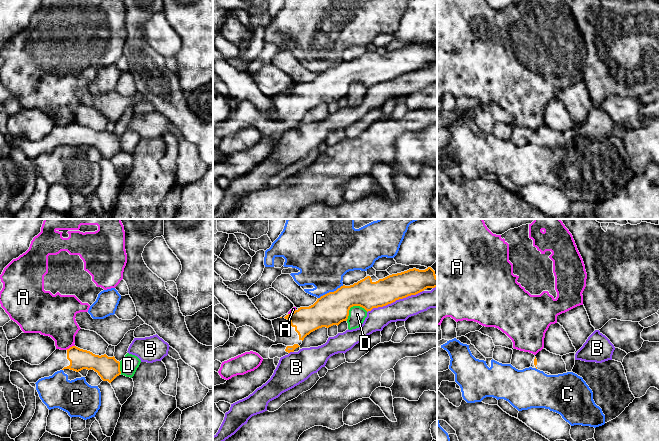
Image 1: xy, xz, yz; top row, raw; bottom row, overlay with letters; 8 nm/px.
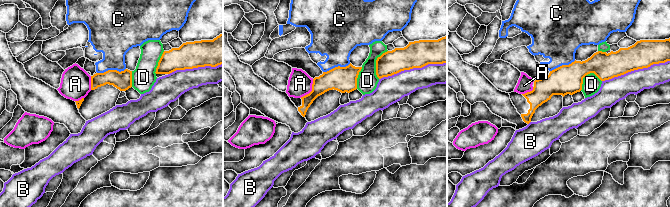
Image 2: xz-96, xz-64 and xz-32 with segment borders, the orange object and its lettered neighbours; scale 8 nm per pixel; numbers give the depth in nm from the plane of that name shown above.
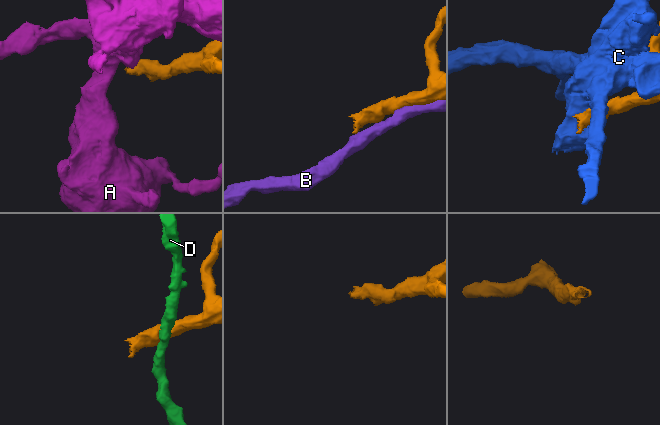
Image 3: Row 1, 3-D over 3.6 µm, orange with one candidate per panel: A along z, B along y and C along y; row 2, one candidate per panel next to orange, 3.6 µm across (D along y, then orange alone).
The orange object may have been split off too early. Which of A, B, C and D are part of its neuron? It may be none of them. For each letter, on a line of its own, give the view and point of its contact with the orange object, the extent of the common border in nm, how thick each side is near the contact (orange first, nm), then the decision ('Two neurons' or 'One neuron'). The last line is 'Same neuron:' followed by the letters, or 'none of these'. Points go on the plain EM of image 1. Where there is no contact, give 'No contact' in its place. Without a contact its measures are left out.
A: Touches orange at xy (70, 123). Shared border 80 nm. Thickness 170 nm (orange) against 280 nm. Two neurons
B: Touches orange at xz (395, 76). Shared border 480 nm. Thickness 220 nm (orange) against 170 nm. Two neurons
C: Touches orange at xz (330, 68). Shared border 240 nm. Thickness 260 nm (orange) against 400 nm. Two neurons
D: Touches orange at xz (352, 82). Shared border 190 nm. Thickness 260 nm (orange) against 140 nm. Two neurons
Same neuron: none of these

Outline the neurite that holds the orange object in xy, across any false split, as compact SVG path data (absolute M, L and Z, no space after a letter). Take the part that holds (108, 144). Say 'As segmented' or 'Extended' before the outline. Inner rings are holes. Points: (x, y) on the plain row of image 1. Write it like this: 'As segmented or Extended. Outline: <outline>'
Extended. Outline: M72 122L67 126L56 125L39 141L31 141L24 136L14 137L10 146L20 148L29 159L52 152L55 148L70 145L79 148L83 145L94 146L103 157L111 159L121 150L120 138L115 133L95 131L90 127Z

